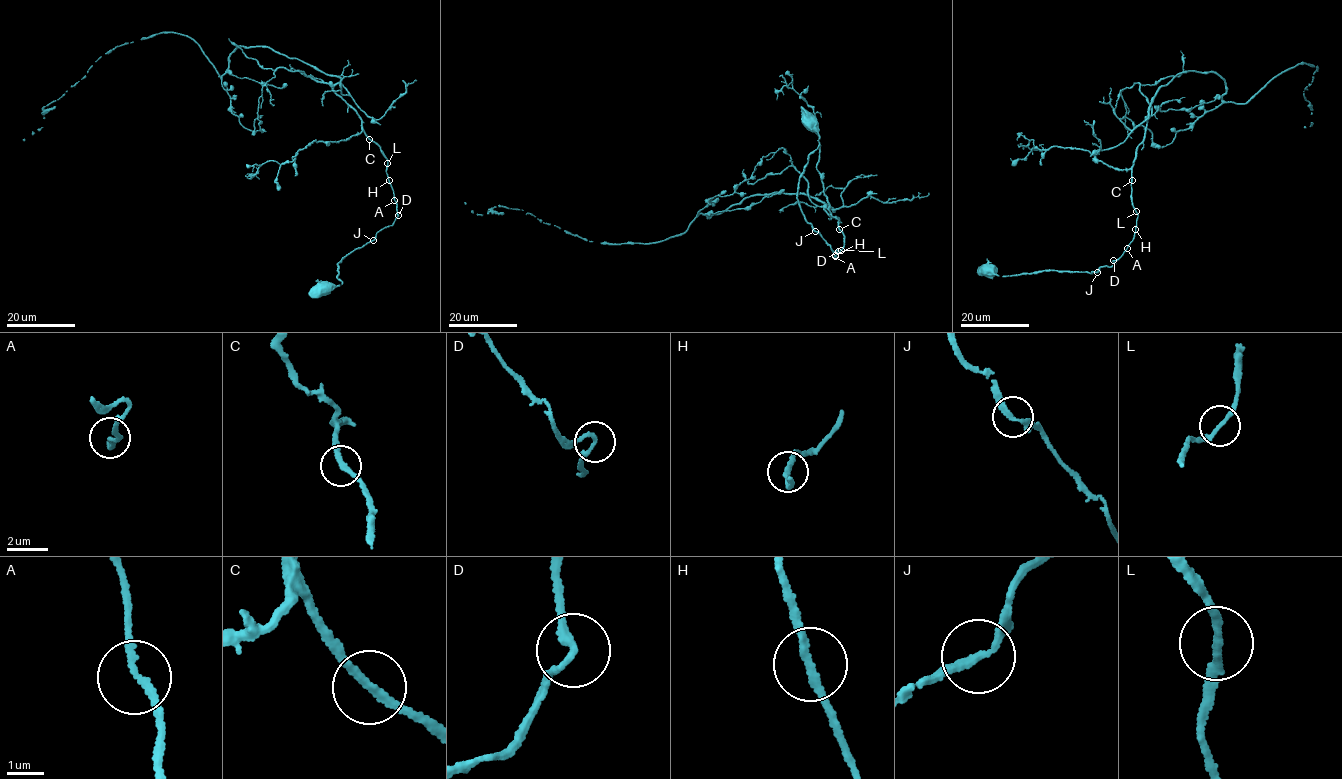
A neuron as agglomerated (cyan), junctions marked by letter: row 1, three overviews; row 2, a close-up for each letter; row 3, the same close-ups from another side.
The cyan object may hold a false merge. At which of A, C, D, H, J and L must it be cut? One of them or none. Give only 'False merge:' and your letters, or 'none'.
False merge: none

